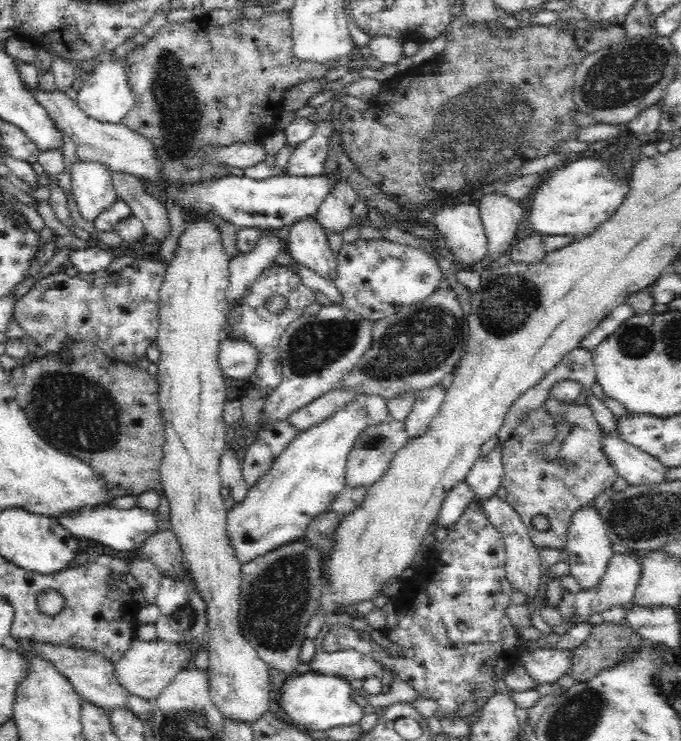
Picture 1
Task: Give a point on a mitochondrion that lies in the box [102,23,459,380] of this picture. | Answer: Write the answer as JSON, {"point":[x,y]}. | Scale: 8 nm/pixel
{"point":[179,111]}

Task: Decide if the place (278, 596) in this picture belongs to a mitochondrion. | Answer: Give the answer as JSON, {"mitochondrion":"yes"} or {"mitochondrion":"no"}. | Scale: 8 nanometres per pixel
{"mitochondrion":"yes"}

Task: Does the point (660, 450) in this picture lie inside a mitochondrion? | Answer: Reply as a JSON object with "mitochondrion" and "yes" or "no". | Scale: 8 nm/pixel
{"mitochondrion":"no"}

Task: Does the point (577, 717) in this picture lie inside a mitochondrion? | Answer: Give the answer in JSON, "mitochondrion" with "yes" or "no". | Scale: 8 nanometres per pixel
{"mitochondrion":"yes"}

